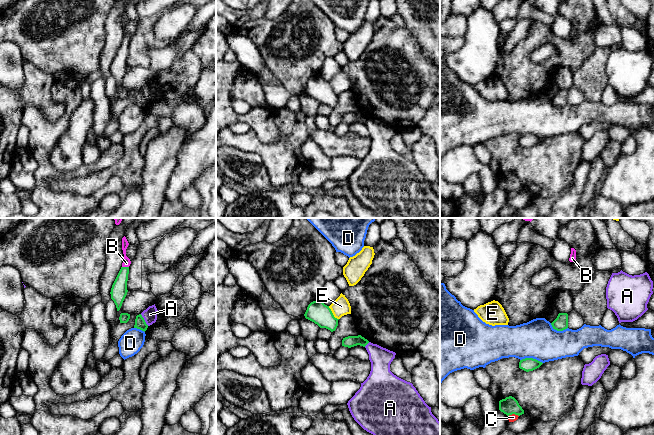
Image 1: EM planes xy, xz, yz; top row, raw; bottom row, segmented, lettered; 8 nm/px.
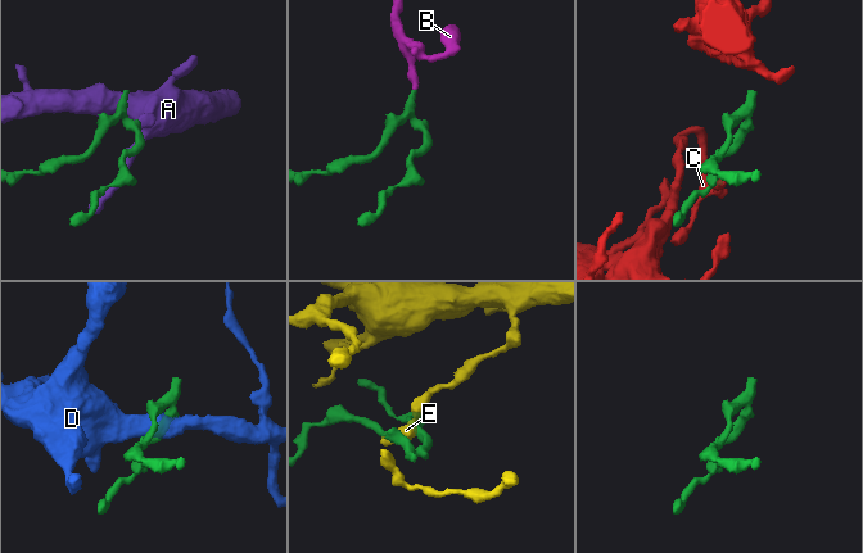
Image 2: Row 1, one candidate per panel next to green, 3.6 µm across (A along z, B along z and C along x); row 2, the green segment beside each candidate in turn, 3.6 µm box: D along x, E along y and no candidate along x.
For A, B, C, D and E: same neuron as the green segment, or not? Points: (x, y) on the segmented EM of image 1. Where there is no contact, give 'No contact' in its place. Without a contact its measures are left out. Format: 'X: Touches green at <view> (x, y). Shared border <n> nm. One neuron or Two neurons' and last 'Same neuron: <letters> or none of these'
A: Touches green at xy (144, 320). Shared border 120 nm. Two neurons
B: Touches green at xy (125, 267). Shared border 60 nm. One neuron
C: Touches green at yz (513, 413). Shared border 90 nm. Two neurons
D: Touches green at yz (531, 358). Shared border 190 nm. Two neurons
E: Touches green at xz (332, 313). Shared border 140 nm. Two neurons
Same neuron: B

